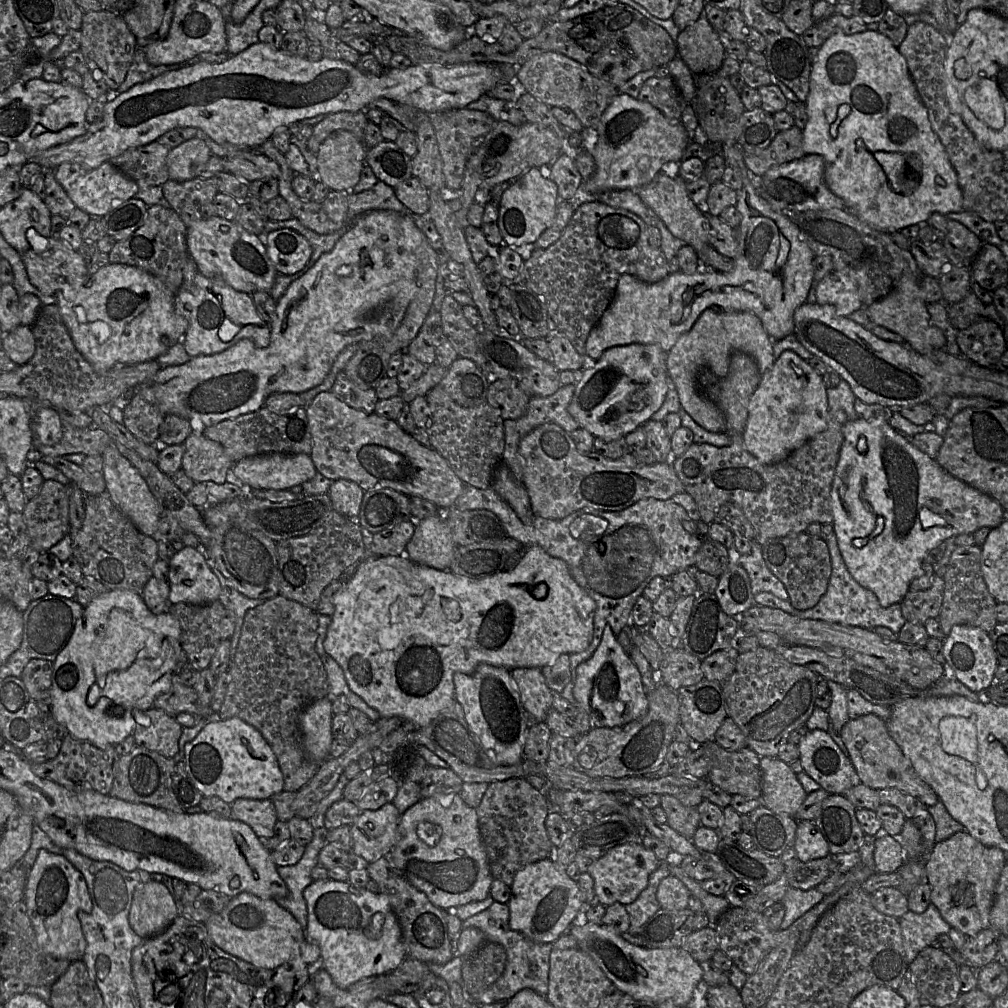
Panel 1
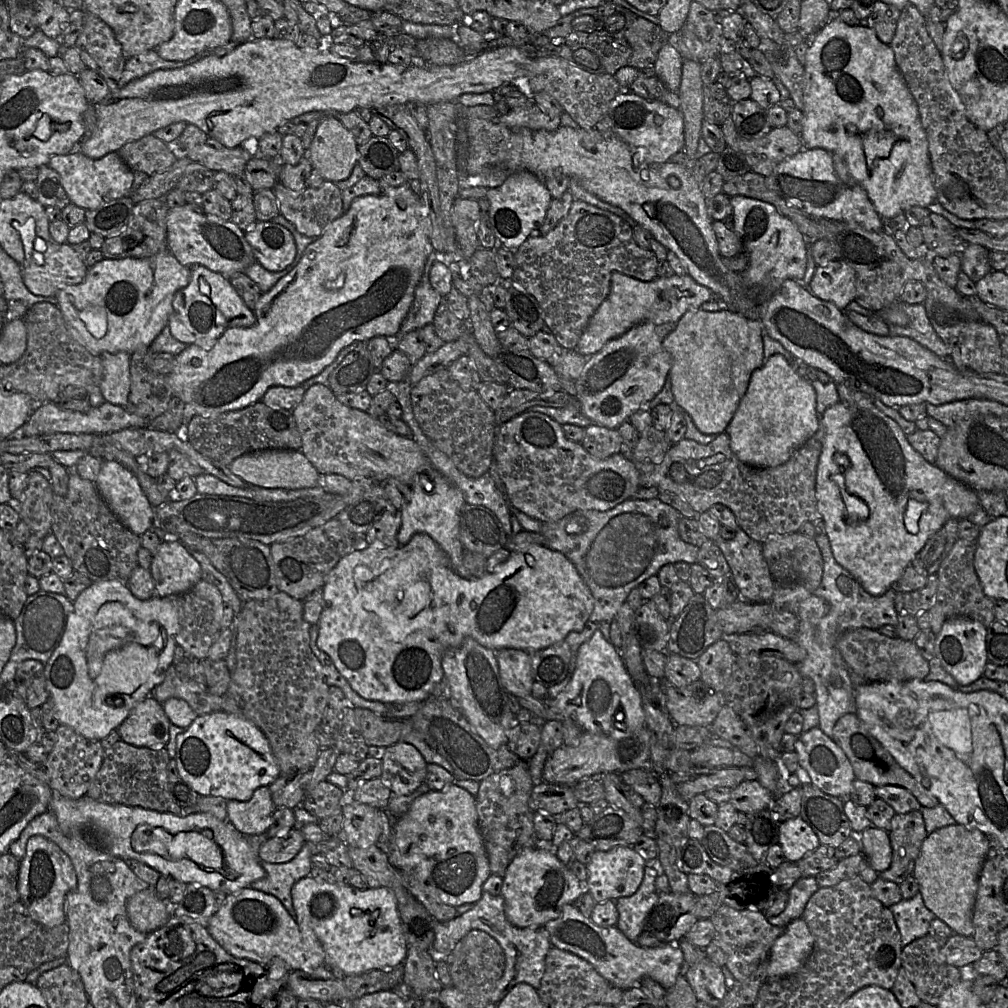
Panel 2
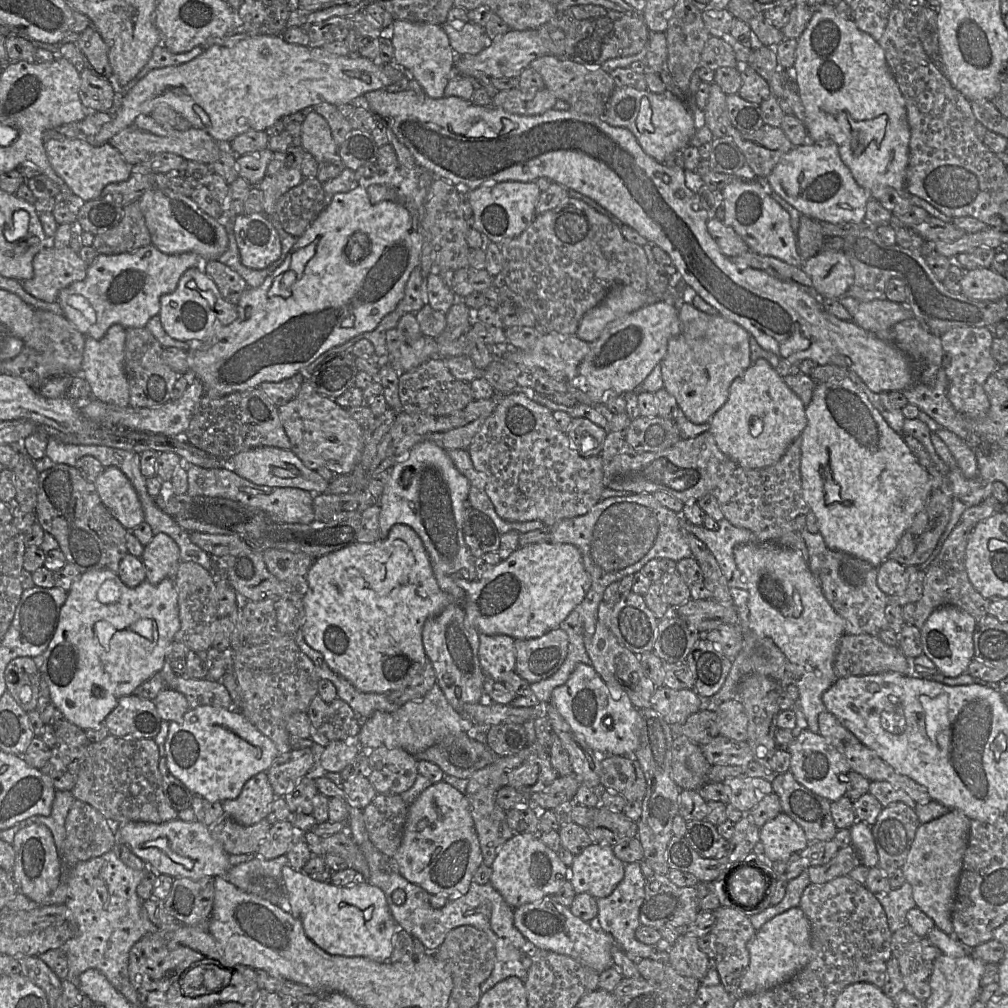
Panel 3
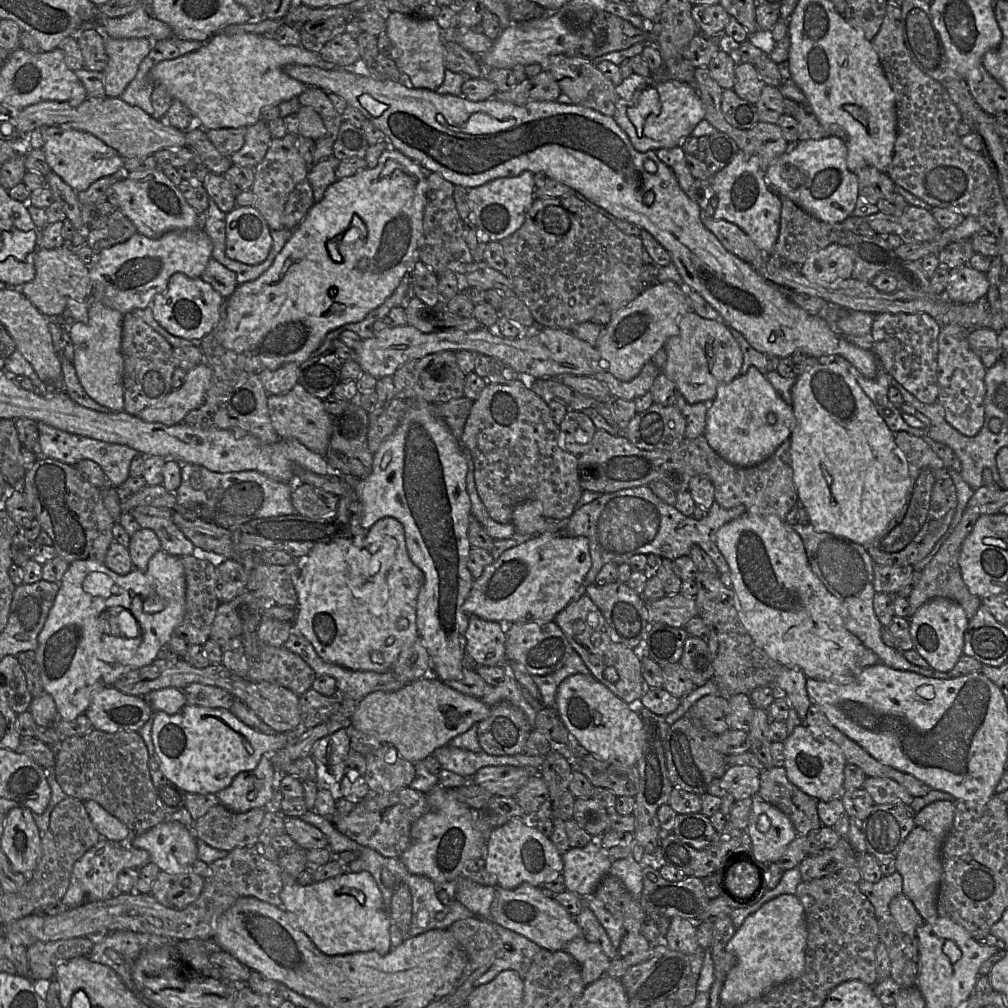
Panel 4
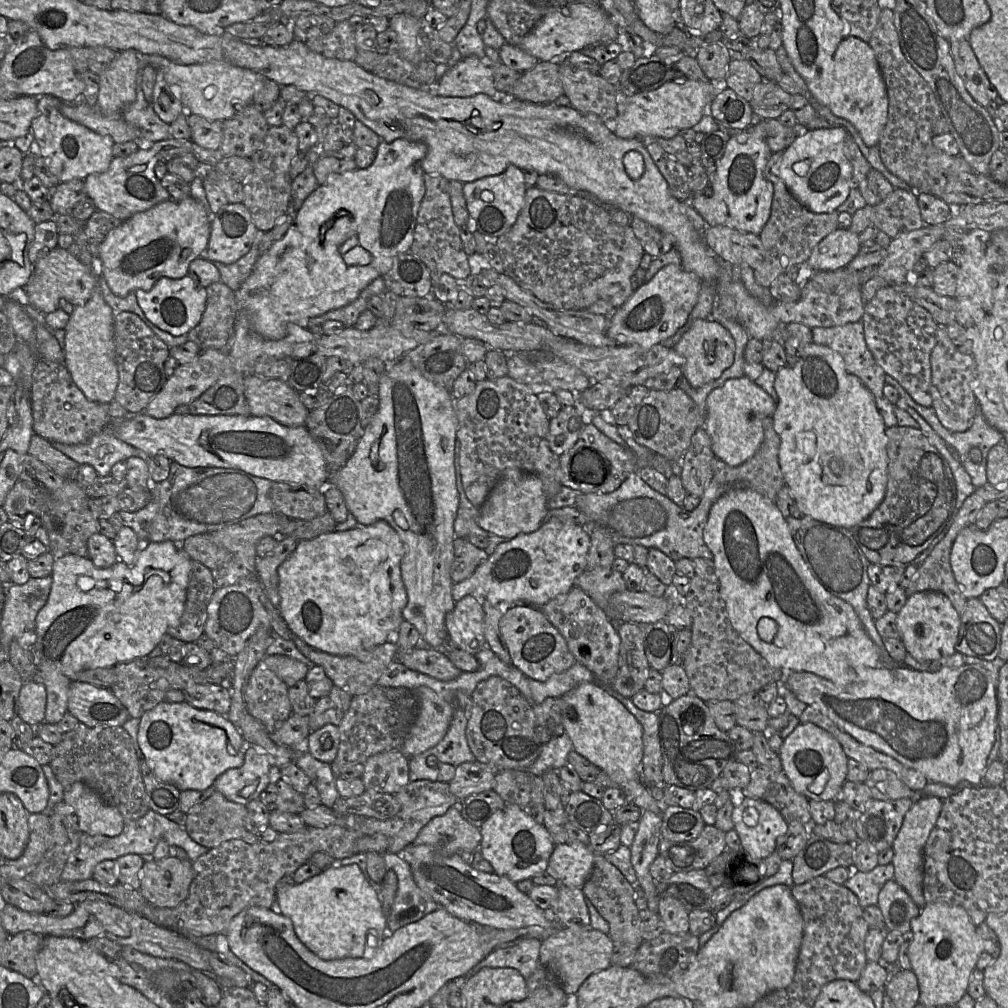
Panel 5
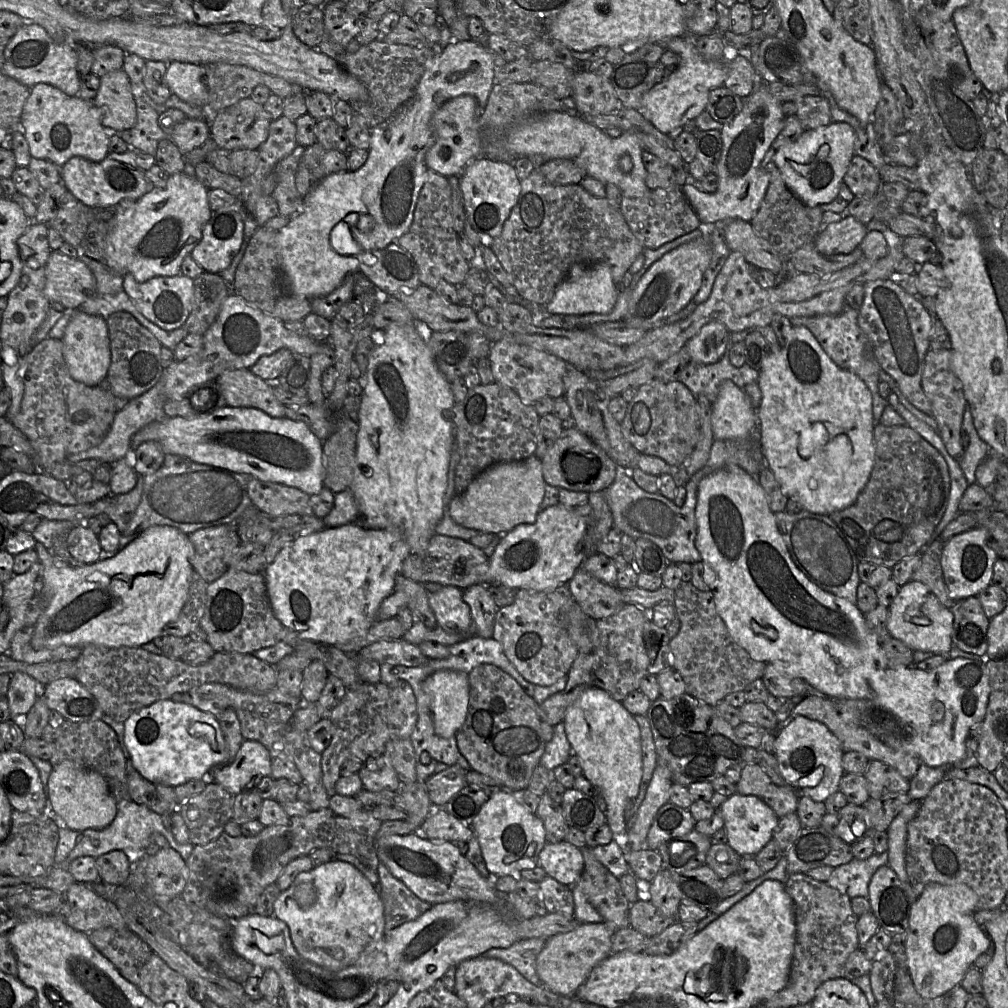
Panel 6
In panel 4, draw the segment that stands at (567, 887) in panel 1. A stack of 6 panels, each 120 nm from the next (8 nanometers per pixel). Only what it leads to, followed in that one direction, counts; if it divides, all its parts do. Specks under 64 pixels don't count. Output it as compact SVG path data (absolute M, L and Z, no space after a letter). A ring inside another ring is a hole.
M520 818L492 829L482 859L485 861L485 869L495 875L498 886L508 890L522 884L541 887L561 875L563 870L561 855L550 838Z

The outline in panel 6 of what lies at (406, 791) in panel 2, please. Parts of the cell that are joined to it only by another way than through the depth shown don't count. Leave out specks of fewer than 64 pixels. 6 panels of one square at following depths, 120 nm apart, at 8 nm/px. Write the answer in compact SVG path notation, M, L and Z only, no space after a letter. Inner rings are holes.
M385 755L369 757L358 772L363 789L370 792L398 791L401 782L390 760Z

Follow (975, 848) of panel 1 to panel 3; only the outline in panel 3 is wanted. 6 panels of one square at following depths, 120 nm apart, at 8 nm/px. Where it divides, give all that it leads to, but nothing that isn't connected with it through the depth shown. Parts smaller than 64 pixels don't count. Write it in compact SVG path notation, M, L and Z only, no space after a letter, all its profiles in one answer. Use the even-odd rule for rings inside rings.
M950 809L943 816L920 824L901 868L906 881L912 887L916 907L929 916L937 928L952 937L954 929L951 915L963 856L968 844L970 822L971 820L961 811Z

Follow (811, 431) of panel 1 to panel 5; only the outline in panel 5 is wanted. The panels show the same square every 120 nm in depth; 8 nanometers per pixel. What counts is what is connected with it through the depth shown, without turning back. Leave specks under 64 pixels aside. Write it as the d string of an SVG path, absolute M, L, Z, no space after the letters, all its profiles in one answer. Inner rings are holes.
M747 377L728 379L714 389L707 398L705 428L715 457L731 467L740 466L752 458L764 439L764 417L772 419L775 409L773 398Z

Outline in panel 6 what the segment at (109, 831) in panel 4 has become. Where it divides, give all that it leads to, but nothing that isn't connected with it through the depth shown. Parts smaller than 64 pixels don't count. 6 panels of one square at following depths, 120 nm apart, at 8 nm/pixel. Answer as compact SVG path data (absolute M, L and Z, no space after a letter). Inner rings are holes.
M70 760L53 767L48 780L47 800L57 816L59 828L100 830L109 826L117 814L117 802L105 778L98 772Z

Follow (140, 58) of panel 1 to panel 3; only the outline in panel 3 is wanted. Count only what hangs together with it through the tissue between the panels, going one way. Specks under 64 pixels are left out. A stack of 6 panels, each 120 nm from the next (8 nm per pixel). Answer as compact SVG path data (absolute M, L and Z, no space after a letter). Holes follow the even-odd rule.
M163 44L156 46L152 52L152 56L137 76L131 80L127 85L120 89L117 96L118 101L124 94L128 93L141 79L143 79L151 70L163 68L167 66L176 66L186 63L204 51L202 46L196 46L192 50L184 53L172 53Z

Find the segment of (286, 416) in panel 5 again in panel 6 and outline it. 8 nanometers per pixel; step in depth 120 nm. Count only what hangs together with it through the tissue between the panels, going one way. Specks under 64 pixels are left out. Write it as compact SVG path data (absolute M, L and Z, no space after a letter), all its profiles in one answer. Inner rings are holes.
M234 369L222 372L215 381L226 400L226 406L254 408L274 418L285 417L285 405L277 400L271 383L255 376L250 369Z

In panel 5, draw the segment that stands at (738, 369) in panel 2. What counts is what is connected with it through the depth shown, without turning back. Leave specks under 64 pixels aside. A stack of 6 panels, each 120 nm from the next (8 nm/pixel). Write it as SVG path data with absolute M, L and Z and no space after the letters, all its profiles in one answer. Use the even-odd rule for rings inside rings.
M695 319L673 349L684 358L683 376L692 387L701 387L721 376L734 362L735 341L730 332L713 319Z

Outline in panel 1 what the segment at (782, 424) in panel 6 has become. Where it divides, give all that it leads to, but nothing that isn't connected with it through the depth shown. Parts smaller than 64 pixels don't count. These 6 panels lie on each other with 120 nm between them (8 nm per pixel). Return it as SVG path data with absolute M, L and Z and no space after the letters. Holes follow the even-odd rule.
M848 421L843 426L843 437L830 492L833 532L847 570L876 595L882 607L902 601L926 554L939 543L959 534L974 534L982 527L994 528L1007 517L998 501L949 474L936 458L916 448L887 421Z

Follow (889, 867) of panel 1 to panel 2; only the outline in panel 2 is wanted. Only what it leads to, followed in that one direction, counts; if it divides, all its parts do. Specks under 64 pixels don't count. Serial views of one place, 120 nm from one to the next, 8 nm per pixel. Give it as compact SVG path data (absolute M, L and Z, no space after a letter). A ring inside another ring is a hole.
M871 825L855 836L858 836L861 853L865 856L868 865L878 873L887 870L892 861L892 847L888 832Z

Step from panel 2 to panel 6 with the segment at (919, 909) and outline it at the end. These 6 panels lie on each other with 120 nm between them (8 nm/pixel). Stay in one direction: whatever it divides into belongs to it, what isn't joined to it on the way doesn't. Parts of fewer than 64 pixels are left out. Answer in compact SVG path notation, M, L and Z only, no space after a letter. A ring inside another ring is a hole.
M874 853L869 858L850 862L834 868L826 883L842 894L853 897L868 897L869 882L875 871L888 864L888 853Z

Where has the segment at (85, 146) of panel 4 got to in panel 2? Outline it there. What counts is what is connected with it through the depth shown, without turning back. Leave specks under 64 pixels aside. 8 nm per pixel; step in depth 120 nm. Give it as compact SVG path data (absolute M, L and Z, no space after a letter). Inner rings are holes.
M76 150L52 156L48 165L59 175L70 201L84 210L97 209L132 192L133 170L122 160L118 152L110 152L99 159L92 159Z

